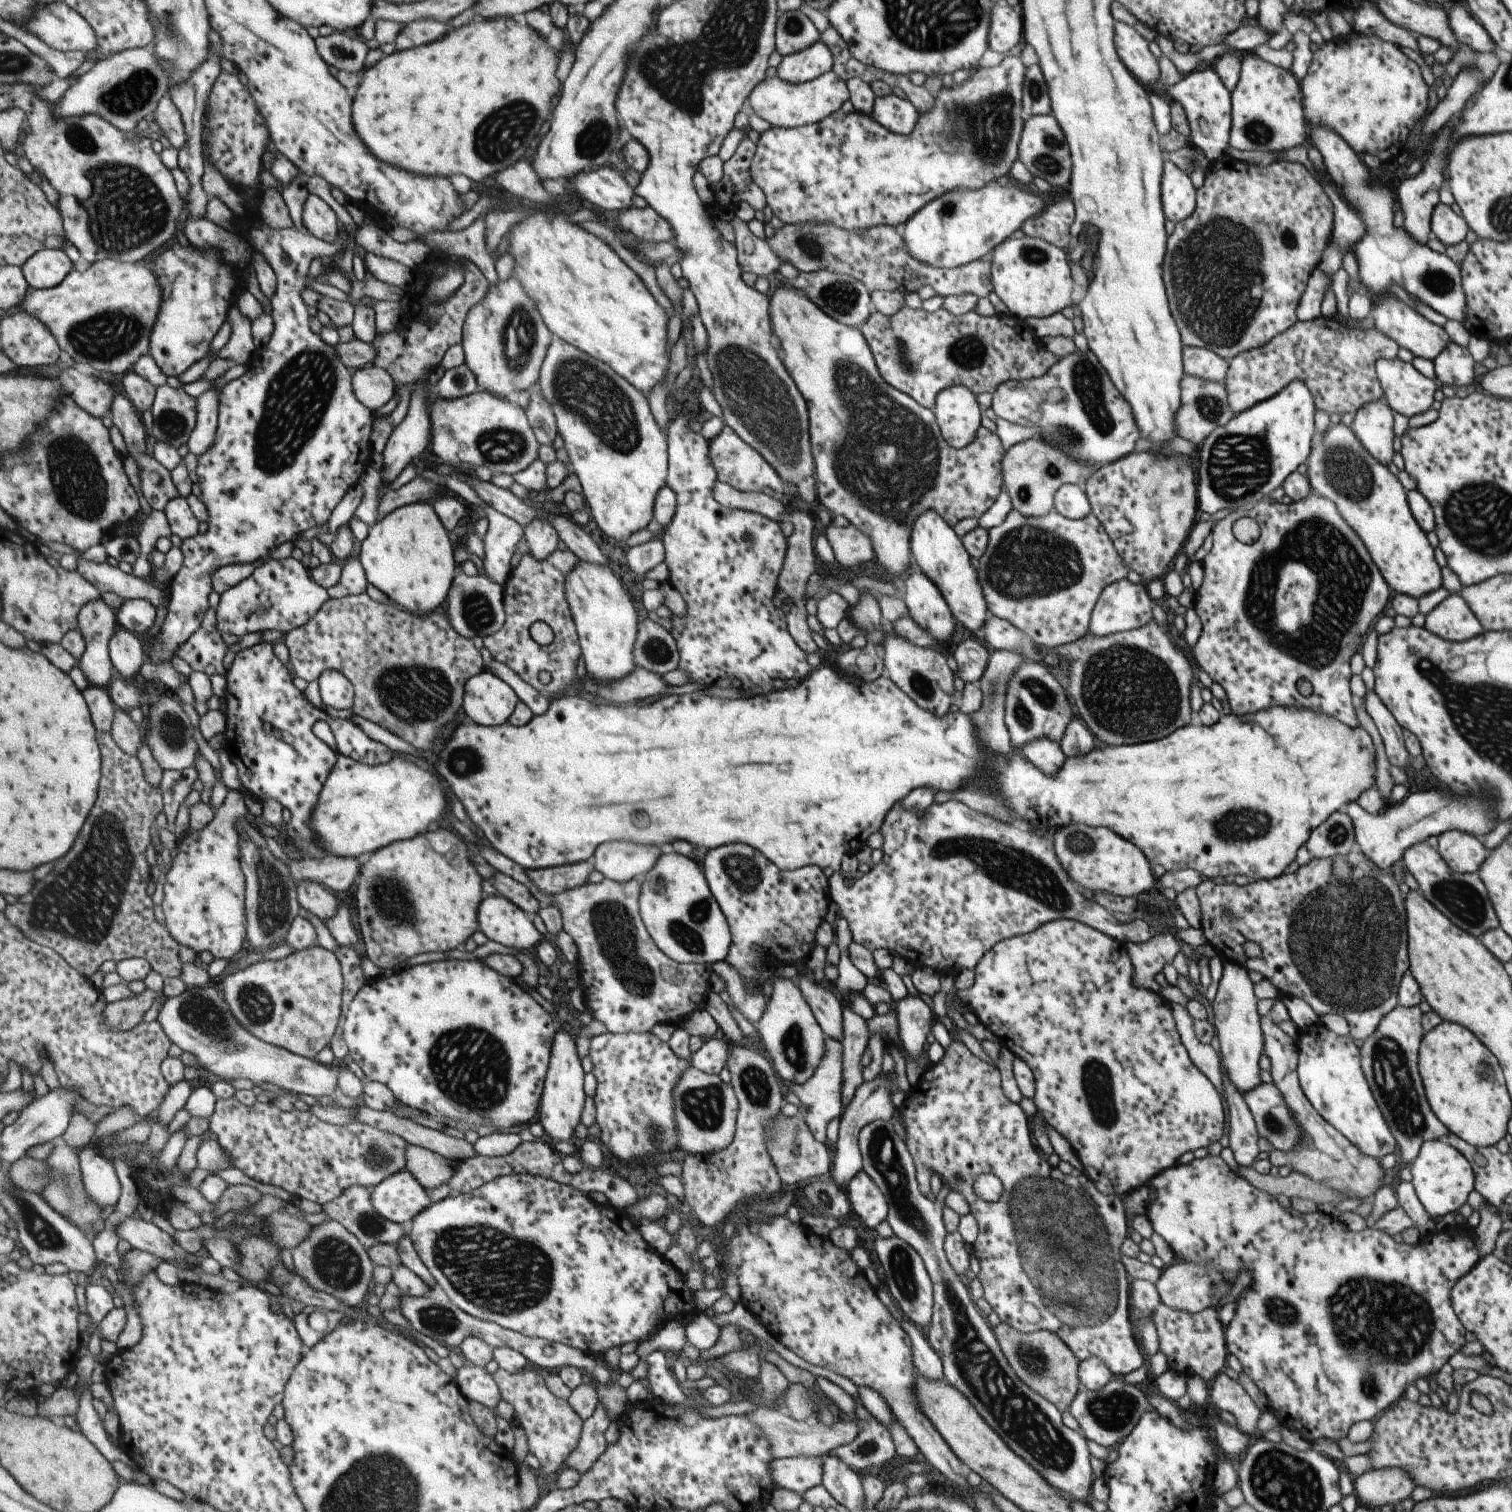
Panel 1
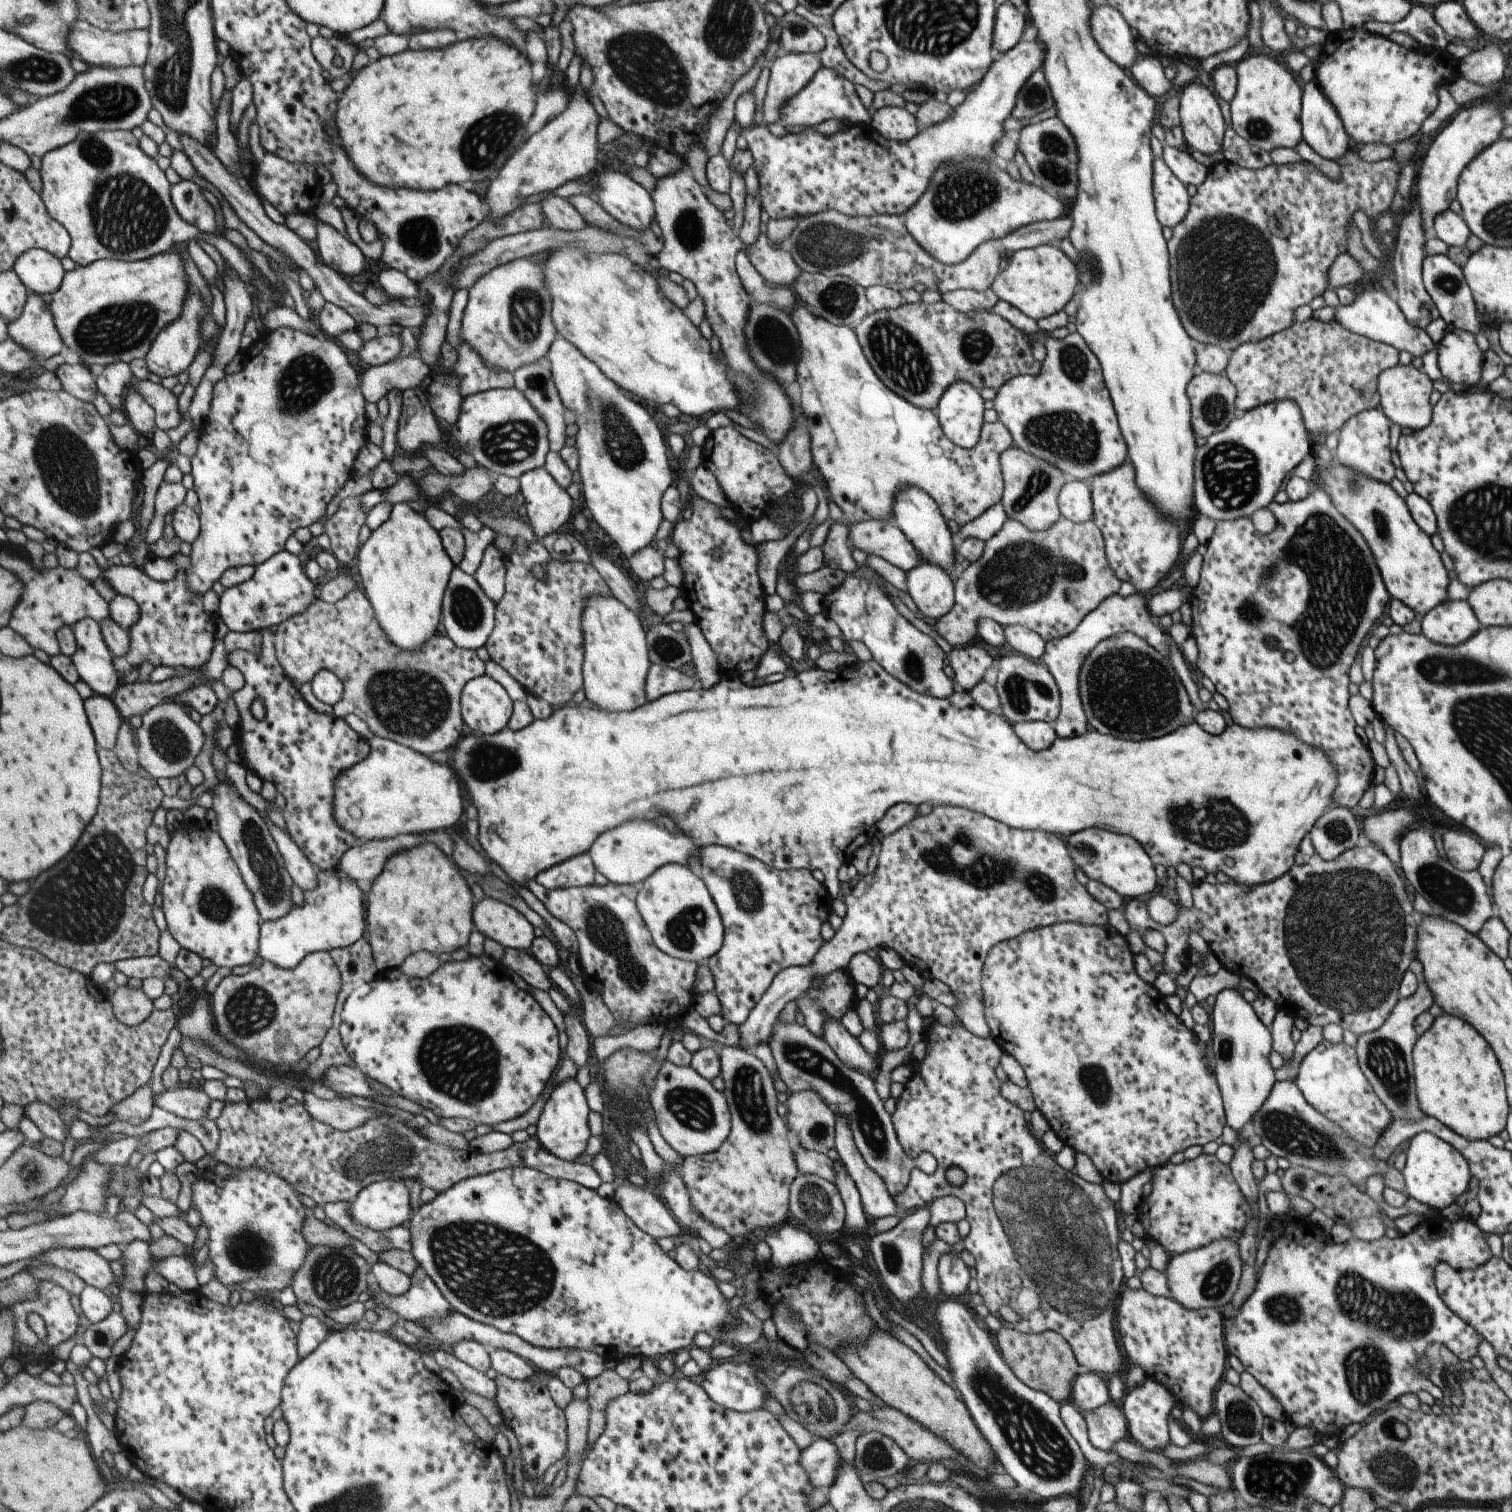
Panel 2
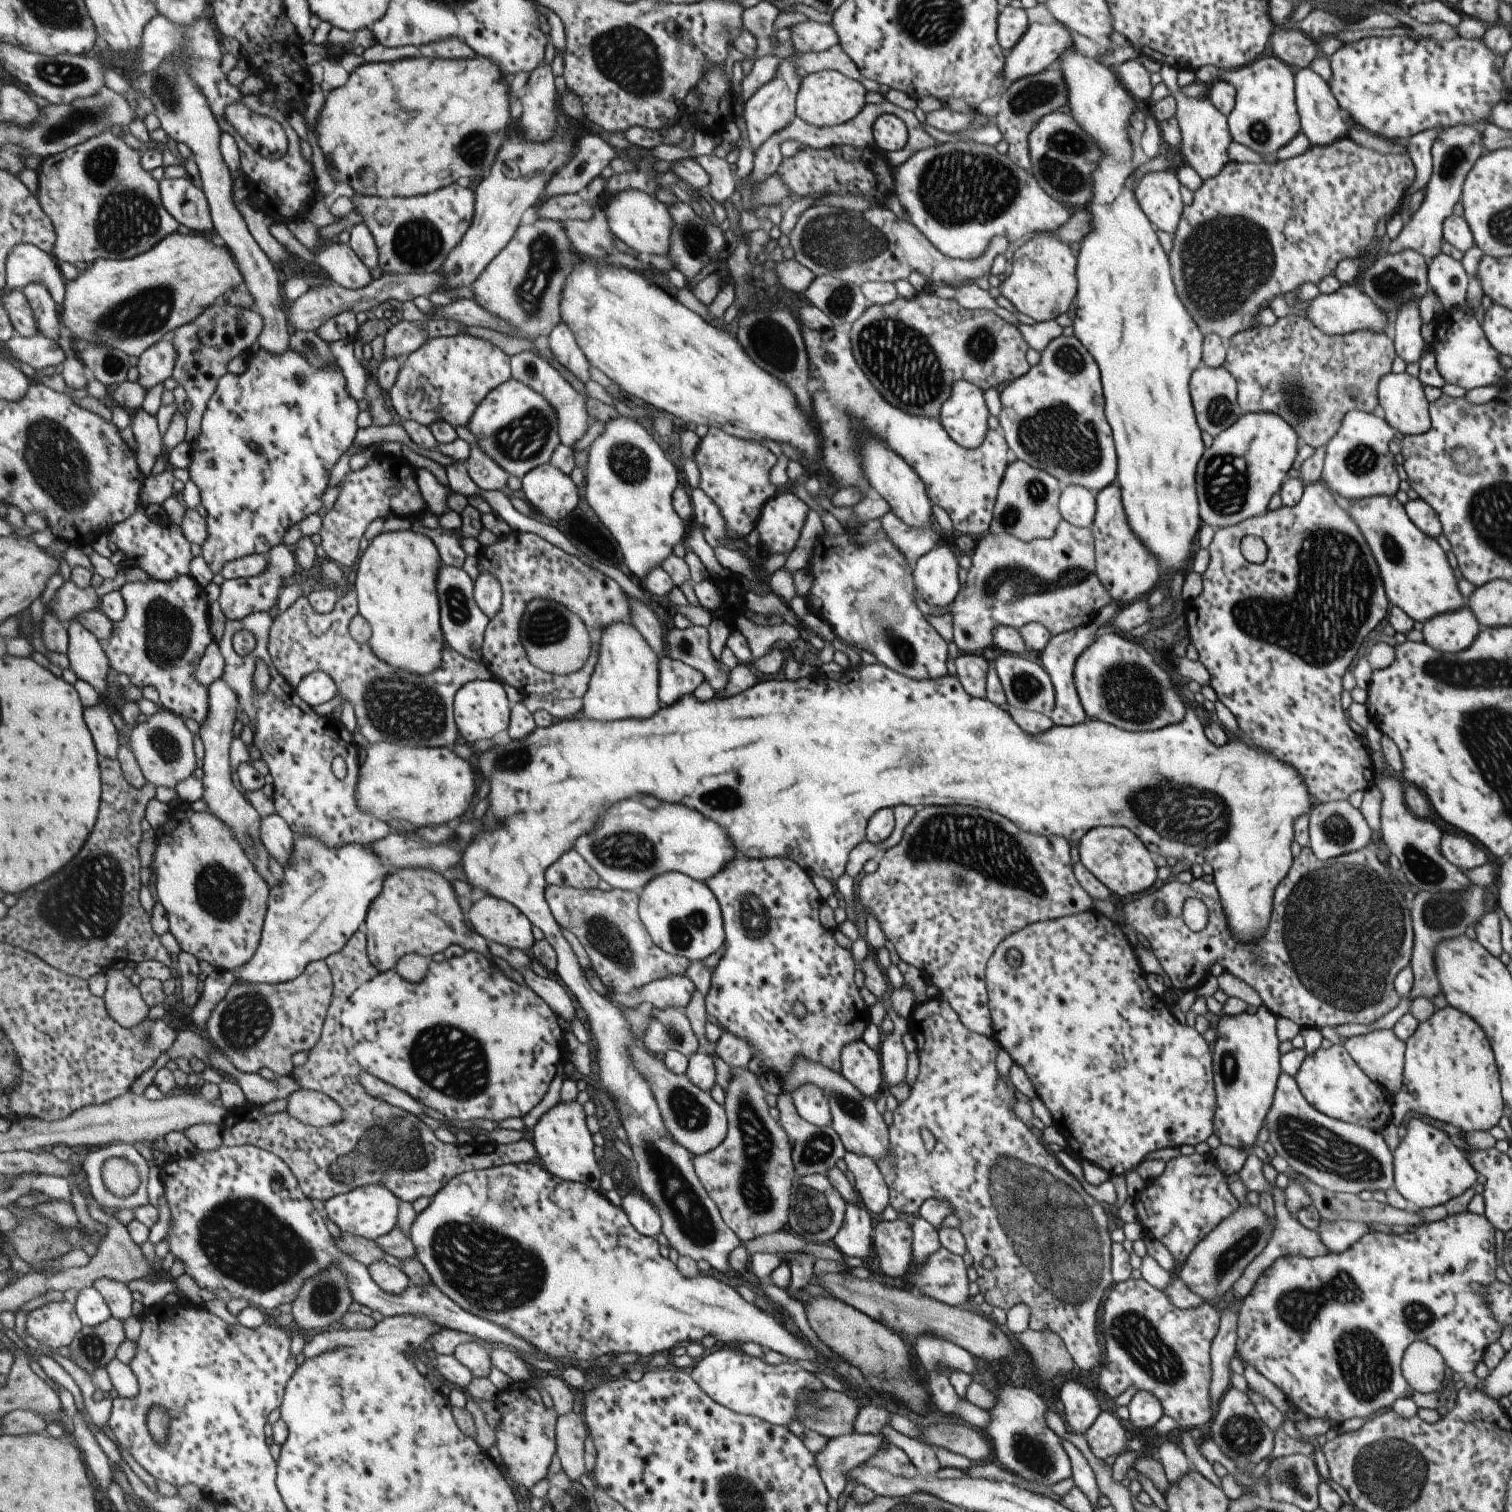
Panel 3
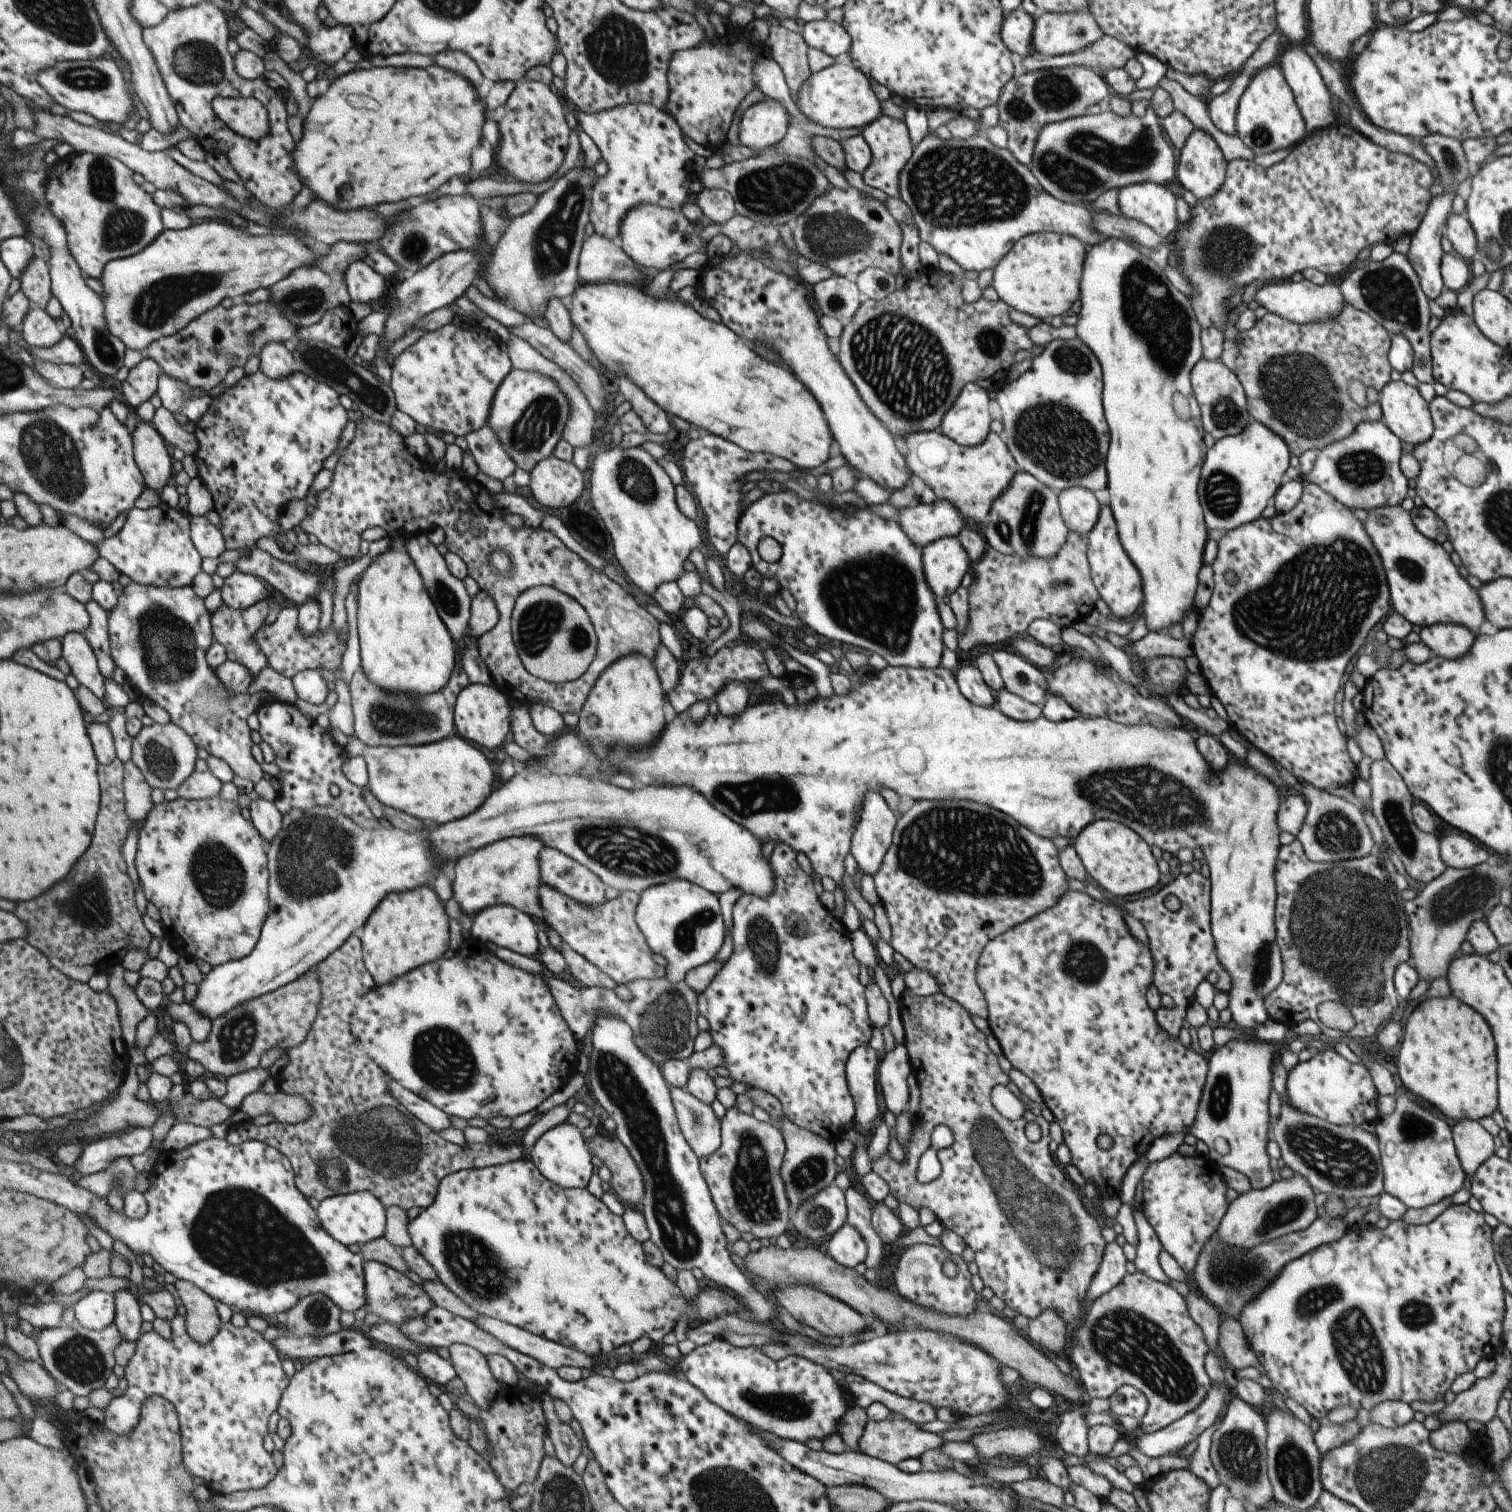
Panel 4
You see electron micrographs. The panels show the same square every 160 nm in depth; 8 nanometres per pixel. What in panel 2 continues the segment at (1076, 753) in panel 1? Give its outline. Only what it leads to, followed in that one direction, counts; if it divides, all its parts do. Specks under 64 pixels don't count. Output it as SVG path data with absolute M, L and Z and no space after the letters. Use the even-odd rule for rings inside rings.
M1111 594L1097 608L1079 622L1079 625L1069 632L1067 636L1049 640L1044 644L1044 652L1041 660L1045 664L1046 670L1051 674L1059 694L1059 715L1053 723L1053 733L1056 738L1073 738L1088 732L1089 727L1082 710L1082 705L1078 694L1078 674L1081 664L1085 661L1087 654L1101 641L1116 633L1129 632L1147 642L1155 652L1160 652L1161 656L1169 658L1167 650L1166 635L1153 622L1151 616L1145 608L1145 600L1139 594L1131 594L1124 598L1119 594Z

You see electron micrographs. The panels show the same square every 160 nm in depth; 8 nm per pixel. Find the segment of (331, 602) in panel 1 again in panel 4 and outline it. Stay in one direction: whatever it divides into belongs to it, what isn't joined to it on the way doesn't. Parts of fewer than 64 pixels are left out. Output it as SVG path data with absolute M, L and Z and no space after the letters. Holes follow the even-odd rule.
M289 606L288 608L283 608L279 611L279 614L275 620L274 623L271 623L270 625L265 625L264 627L261 627L255 634L254 634L254 640L256 643L262 648L262 651L269 657L270 666L275 669L279 674L283 674L283 676L286 676L287 678L292 679L294 676L297 676L300 672L303 672L307 669L325 669L327 671L334 672L337 667L341 666L341 660L343 660L343 654L345 654L345 650L347 650L347 637L345 635L342 635L332 624L333 618L331 621L331 625L329 625L328 629L325 629L324 631L318 630L314 635L304 635L302 633L302 630L300 629L300 608L297 608L297 606ZM362 664L358 666L358 669L353 672L349 685L349 690L351 690L351 708L353 708L353 735L356 738L359 738L363 744L368 744L371 747L378 747L379 745L383 745L386 747L397 748L398 746L405 746L405 745L426 745L431 743L436 743L446 739L447 737L453 736L453 732L455 732L456 722L455 722L455 712L456 712L456 702L458 699L459 694L465 690L465 688L470 687L472 680L471 677L467 674L466 668L461 665L459 668L454 670L453 676L450 678L448 685L442 690L438 690L434 693L425 693L416 695L415 693L409 691L386 691L383 688L379 688L377 684L375 684L369 677L368 674L361 668Z

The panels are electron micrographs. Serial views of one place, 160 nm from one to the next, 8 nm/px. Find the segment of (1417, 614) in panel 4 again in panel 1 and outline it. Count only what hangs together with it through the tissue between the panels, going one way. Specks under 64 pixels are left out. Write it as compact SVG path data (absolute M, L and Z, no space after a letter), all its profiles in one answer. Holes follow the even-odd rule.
M1336 423L1321 433L1317 442L1310 446L1306 462L1306 477L1310 490L1323 498L1329 499L1338 509L1338 513L1349 525L1349 528L1359 537L1371 560L1375 562L1385 584L1394 593L1406 594L1418 599L1420 596L1440 587L1442 578L1440 567L1435 563L1433 548L1427 542L1426 533L1411 516L1406 490L1387 466L1375 460L1363 445L1356 439L1355 433L1343 425Z

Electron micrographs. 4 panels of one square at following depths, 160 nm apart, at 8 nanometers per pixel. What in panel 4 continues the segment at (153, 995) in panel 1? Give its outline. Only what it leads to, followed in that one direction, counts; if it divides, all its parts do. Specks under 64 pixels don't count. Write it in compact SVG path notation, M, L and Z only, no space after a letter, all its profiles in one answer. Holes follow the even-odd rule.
M120 964L112 967L108 973L109 986L107 990L118 1001L123 1040L125 1040L126 1048L131 1051L136 1045L138 1026L147 1018L150 1010L141 1002L136 989L125 982L123 974L125 974L125 968Z

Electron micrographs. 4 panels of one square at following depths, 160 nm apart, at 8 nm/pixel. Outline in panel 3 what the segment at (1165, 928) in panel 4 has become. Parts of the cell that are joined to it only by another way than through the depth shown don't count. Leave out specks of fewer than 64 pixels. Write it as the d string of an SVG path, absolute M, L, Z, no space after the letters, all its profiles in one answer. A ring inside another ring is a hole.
M1367 845L1326 861L1319 860L1308 846L1304 846L1292 860L1285 878L1274 888L1267 928L1256 944L1240 943L1232 937L1216 886L1200 878L1188 884L1165 882L1157 891L1123 904L1120 910L1124 920L1120 928L1132 948L1138 935L1149 942L1152 954L1169 978L1171 989L1194 991L1209 976L1211 963L1217 962L1224 972L1251 986L1269 1012L1292 1020L1299 1028L1334 1028L1348 1022L1373 1024L1397 1006L1400 997L1394 989L1394 976L1410 964L1414 938L1402 894L1392 871L1387 871ZM1187 899L1200 900L1208 914L1206 925L1197 932L1189 930L1182 919L1182 906ZM1156 900L1163 901L1166 906L1166 914L1162 917L1153 910Z

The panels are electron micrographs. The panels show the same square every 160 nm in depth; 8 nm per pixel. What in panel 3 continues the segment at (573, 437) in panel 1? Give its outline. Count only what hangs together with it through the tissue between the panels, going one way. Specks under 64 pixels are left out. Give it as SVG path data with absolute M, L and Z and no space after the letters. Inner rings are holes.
M560 322L547 336L548 349L552 358L557 360L567 372L571 372L577 380L582 383L589 380L589 361L586 359L578 344L575 344L574 333L567 328L567 325ZM617 415L616 418L603 424L602 431L591 441L588 451L584 454L587 458L585 502L599 523L616 540L622 562L643 582L650 568L660 566L661 561L672 554L671 547L674 544L679 542L684 544L687 524L683 523L672 509L671 494L678 485L677 472L649 433L635 420Z

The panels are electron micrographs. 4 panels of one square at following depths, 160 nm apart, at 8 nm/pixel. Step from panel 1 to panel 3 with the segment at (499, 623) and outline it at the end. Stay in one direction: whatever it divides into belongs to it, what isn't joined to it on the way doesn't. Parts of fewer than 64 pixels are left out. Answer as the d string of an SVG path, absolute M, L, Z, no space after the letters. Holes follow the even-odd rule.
M442 564L438 578L438 595L441 600L442 629L447 645L470 659L481 661L484 636L491 618L475 600L475 585L476 581L464 568Z

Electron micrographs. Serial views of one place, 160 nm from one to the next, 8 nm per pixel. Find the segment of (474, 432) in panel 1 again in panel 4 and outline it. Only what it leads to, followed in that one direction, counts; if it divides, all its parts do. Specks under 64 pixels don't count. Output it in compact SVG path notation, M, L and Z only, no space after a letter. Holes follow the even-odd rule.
M514 369L498 388L487 426L494 431L518 468L531 472L540 461L553 454L562 438L562 428L568 412L567 399L549 377Z

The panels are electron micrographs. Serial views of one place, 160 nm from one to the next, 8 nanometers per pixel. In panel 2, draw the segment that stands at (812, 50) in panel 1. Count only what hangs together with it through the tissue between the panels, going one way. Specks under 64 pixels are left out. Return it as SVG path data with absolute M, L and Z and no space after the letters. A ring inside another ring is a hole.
M788 53L776 58L769 67L760 126L781 124L781 106L801 91L819 68L822 65L816 54Z

